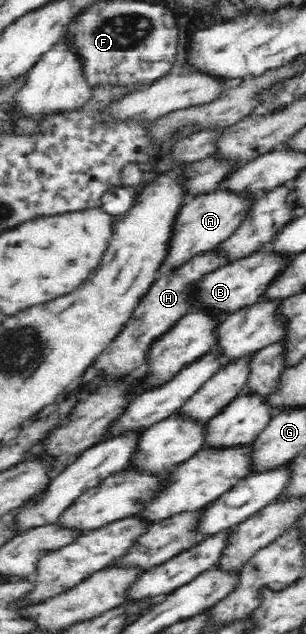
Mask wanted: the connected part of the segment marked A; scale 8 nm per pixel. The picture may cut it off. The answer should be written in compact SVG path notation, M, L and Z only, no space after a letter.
M218 189L214 193L198 195L184 201L171 223L171 236L168 238L159 269L172 272L184 265L186 261L190 261L191 257L213 250L221 241L230 237L230 234L238 227L244 217L245 209L253 199L254 197L234 195Z

